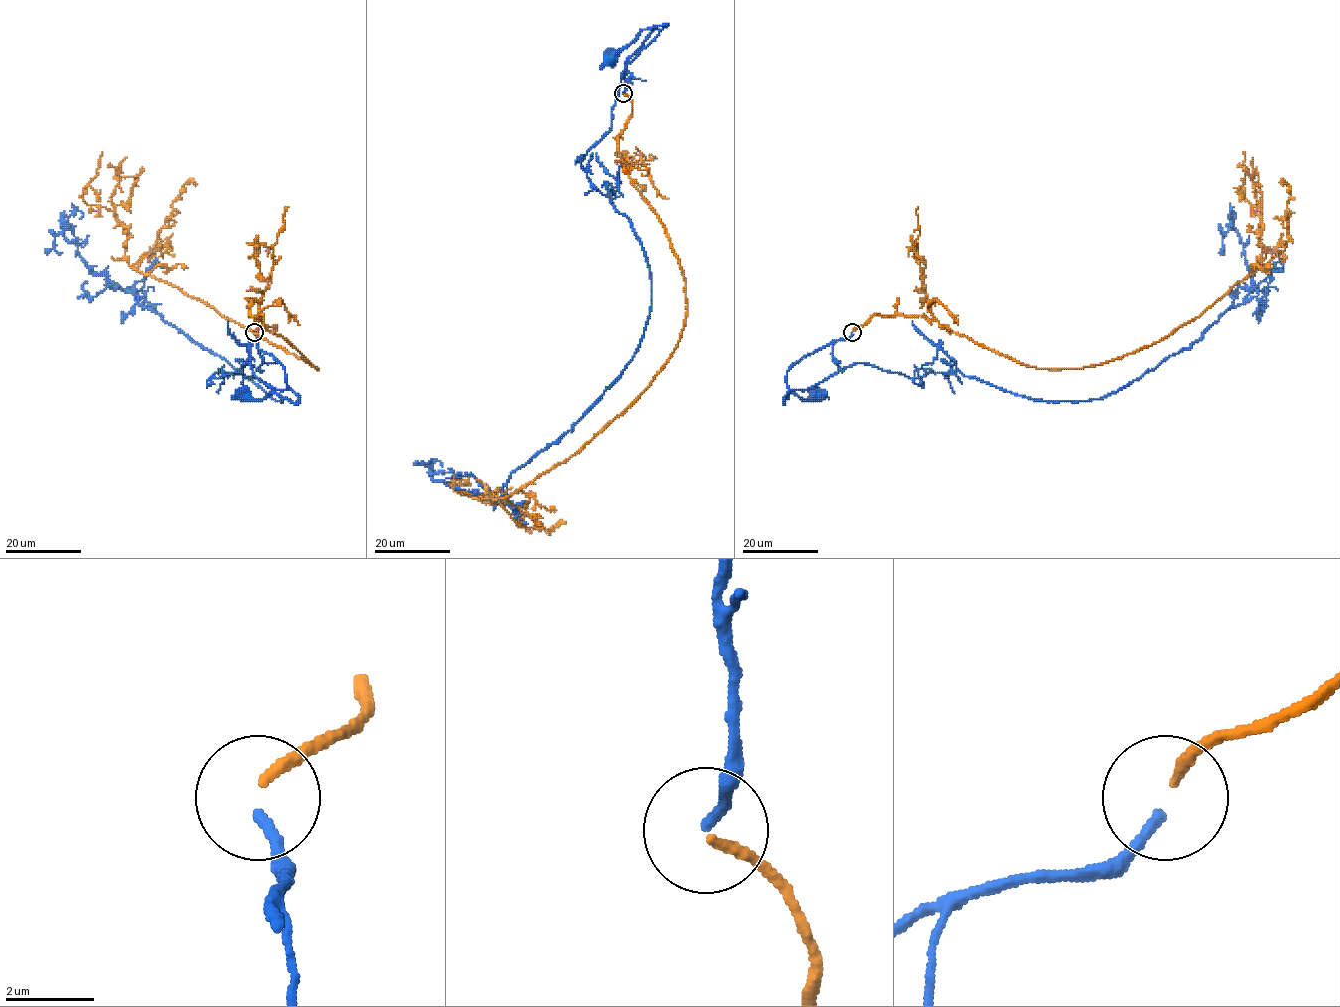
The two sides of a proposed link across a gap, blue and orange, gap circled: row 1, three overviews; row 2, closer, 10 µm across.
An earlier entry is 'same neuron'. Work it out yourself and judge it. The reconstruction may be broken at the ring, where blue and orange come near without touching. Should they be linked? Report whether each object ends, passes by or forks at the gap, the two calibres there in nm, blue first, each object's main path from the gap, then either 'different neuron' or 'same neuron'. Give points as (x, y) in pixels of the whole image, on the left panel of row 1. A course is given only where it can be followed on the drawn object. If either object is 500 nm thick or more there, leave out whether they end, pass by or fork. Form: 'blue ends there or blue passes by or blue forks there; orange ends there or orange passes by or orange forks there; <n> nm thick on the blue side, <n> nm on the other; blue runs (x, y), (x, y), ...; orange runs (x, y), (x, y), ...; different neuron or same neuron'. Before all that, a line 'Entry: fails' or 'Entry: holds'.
Entry: holds
blue ends there; orange ends there; 240 nm thick on the blue side, 240 nm on the other; blue runs (254, 333), (256, 346), (284, 367), (285, 382), (299, 399), (293, 403), (273, 393), (257, 399), (241, 394); orange runs (254, 331), (260, 314), (250, 316), (318, 369), (130, 265), (125, 227), (82, 199), (102, 152); same neuron

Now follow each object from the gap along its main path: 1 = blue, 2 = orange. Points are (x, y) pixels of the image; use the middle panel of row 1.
1: (623, 92), (625, 63), (653, 26), (663, 28), (668, 24), (641, 30), (615, 56), (610, 57)
2: (623, 93), (632, 114), (618, 155), (685, 280), (678, 344), (576, 452), (494, 503), (451, 486), (471, 484)

